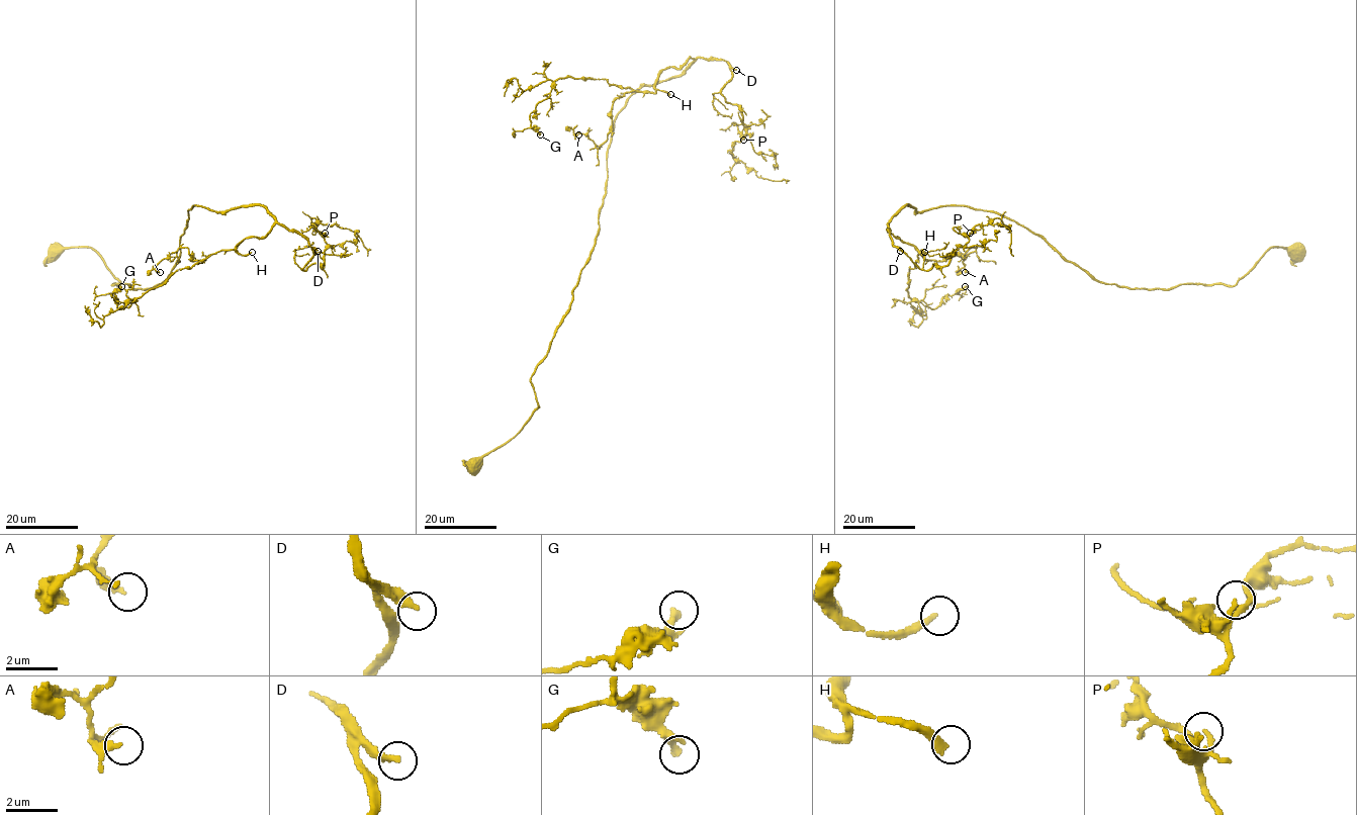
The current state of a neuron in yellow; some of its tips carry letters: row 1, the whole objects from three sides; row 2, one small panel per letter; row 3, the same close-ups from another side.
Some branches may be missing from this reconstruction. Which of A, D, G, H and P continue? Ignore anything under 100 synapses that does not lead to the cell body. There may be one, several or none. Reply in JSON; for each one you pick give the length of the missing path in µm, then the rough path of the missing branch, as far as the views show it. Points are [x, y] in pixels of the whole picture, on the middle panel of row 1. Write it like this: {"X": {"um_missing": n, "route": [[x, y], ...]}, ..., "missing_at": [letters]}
{"D": {"um_missing": 60}, "H": {"um_missing": 45, "route": [[670, 94], [653, 143], [637, 168], [641, 172], [651, 172], [657, 179], [653, 188]]}, "missing_at": ["D", "H"]}

